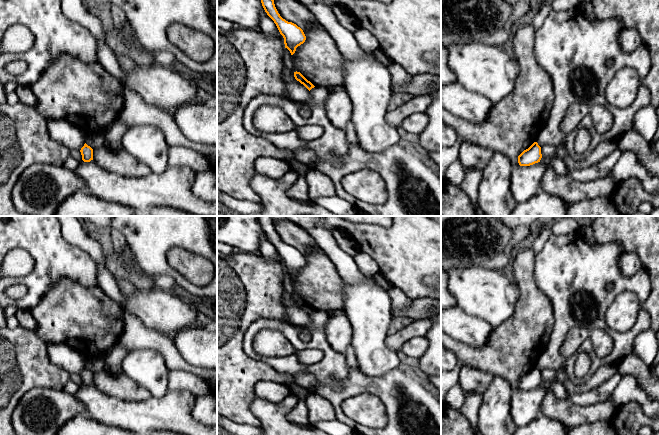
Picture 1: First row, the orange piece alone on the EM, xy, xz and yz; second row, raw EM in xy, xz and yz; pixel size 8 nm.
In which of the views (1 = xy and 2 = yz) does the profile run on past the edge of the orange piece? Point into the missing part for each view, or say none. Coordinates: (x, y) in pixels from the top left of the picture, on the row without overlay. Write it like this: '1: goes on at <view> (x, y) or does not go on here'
1: does not go on here
2: does not go on here

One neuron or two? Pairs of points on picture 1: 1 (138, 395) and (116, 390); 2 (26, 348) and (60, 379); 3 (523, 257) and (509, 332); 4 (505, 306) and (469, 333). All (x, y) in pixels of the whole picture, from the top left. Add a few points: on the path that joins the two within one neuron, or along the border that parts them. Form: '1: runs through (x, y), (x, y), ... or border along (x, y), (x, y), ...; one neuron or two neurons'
1: runs through (133, 392), (121, 390); one neuron
2: runs through (34, 356), (52, 374); one neuron
3: runs through (523, 276), (526, 282), (526, 313); one neuron
4: border along (463, 312), (477, 316), (487, 321), (493, 327); two neurons

